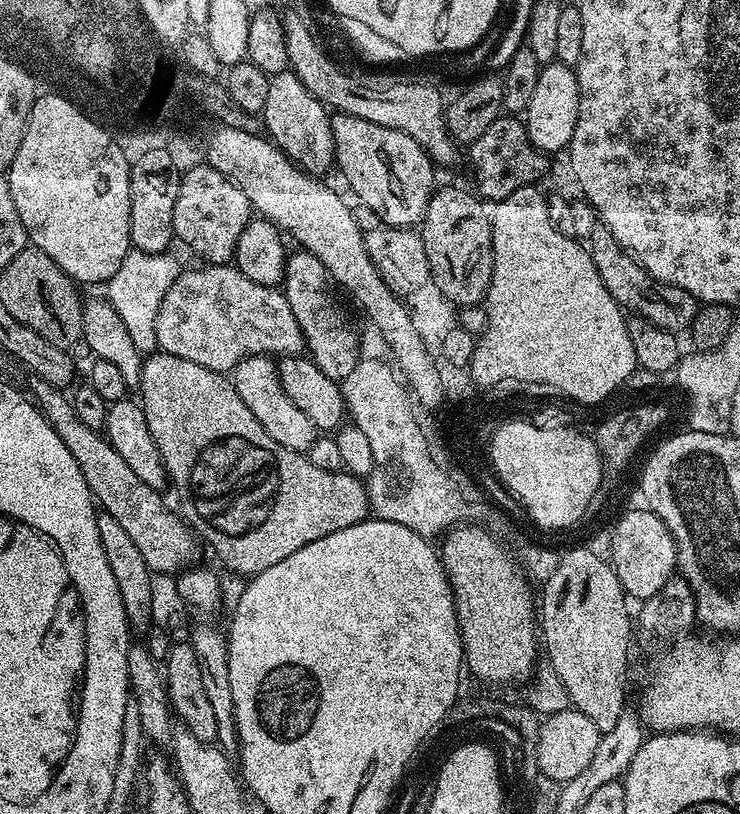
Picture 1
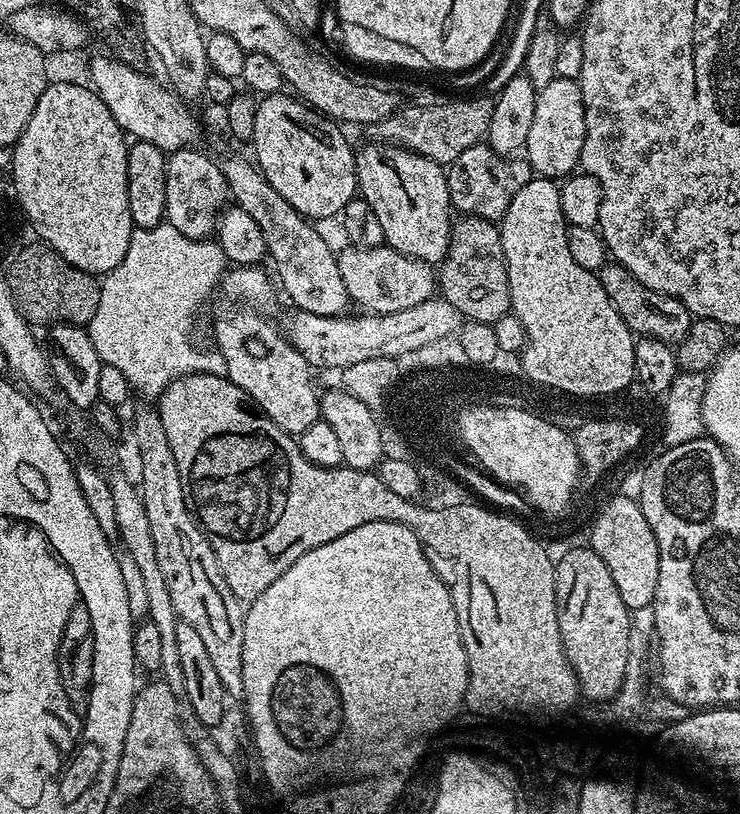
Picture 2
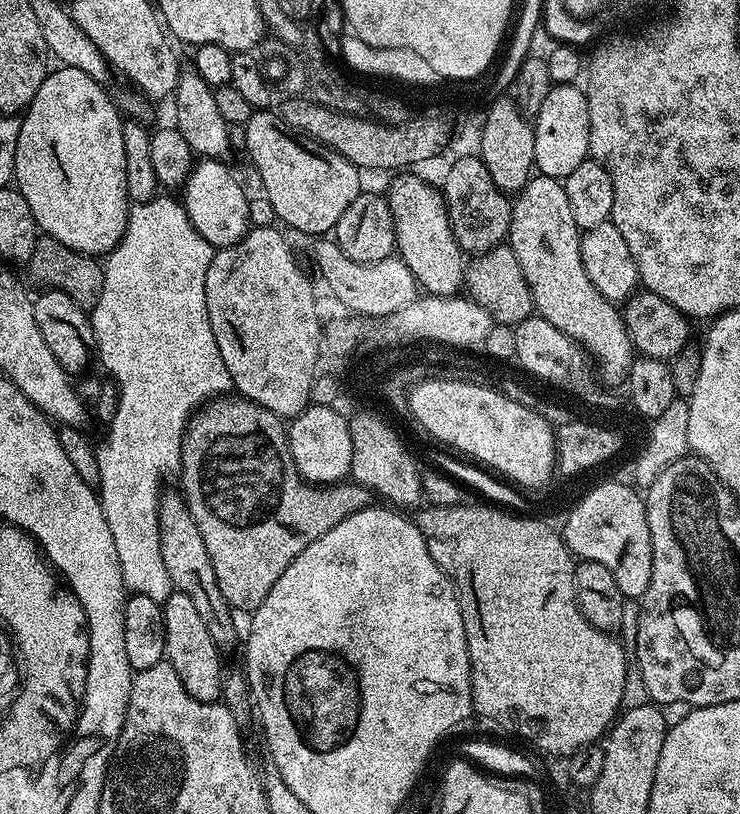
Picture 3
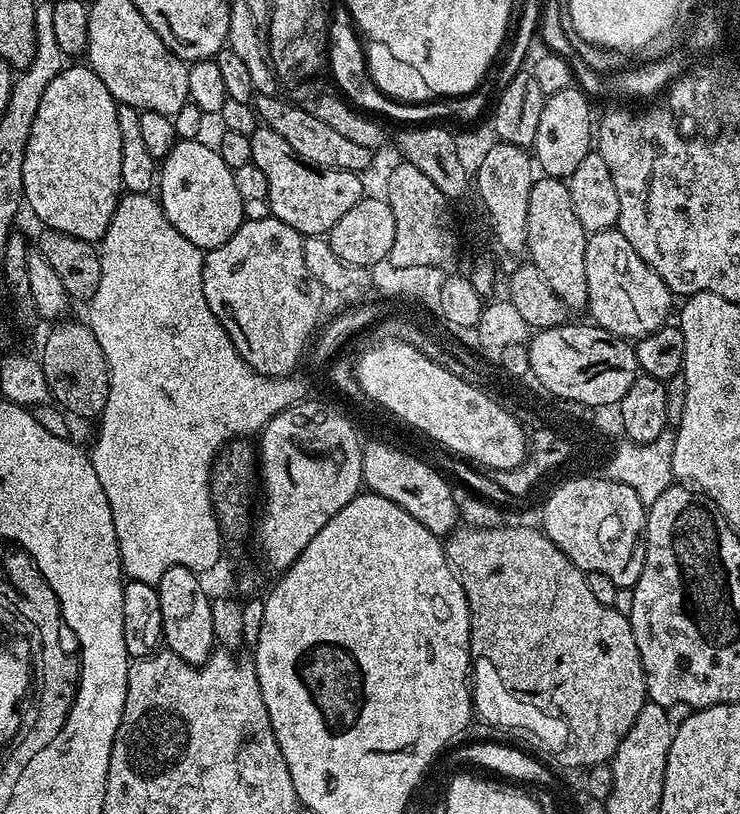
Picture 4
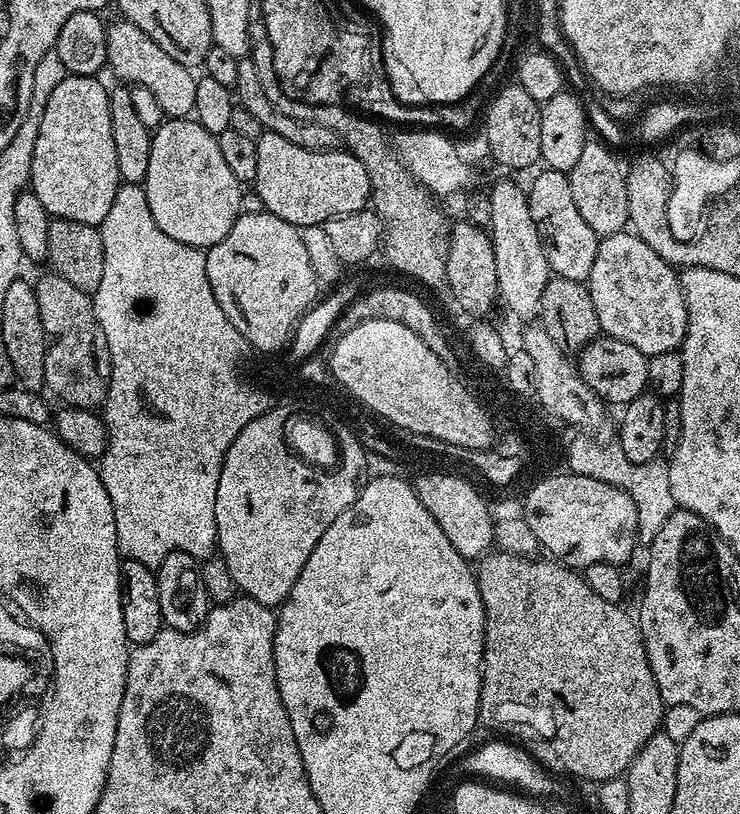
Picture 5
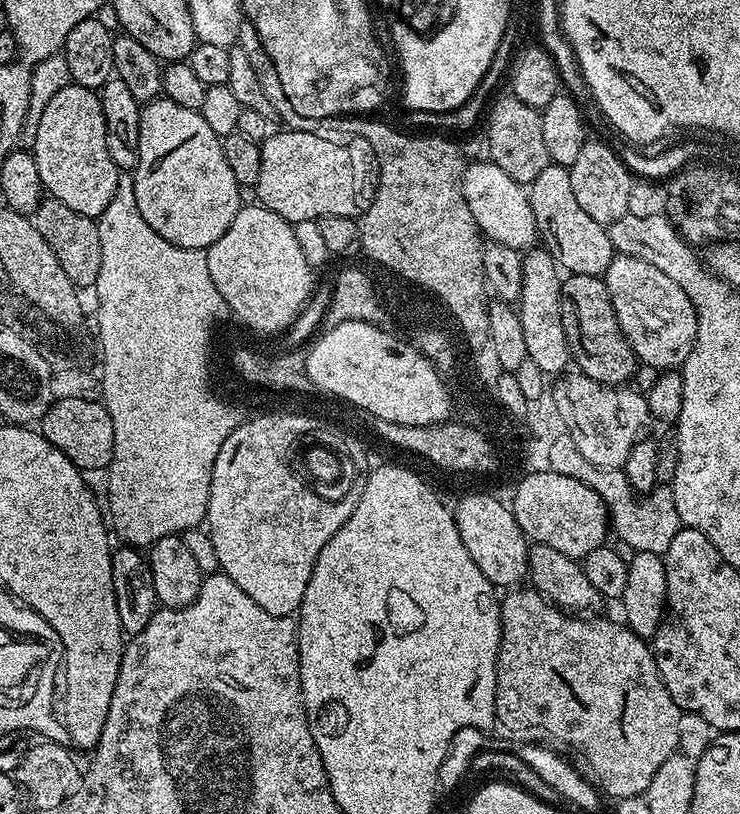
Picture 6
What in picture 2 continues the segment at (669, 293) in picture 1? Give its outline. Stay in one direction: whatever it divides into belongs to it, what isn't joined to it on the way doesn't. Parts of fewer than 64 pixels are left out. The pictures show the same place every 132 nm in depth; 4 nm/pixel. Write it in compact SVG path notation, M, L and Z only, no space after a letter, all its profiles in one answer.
M615 262L605 263L604 267L599 269L598 275L610 302L614 302L618 314L637 337L658 338L673 346L684 339L694 317L686 310L686 306L682 306L682 302L678 302L678 298L667 296L658 290L650 290L650 286L642 286L642 282L638 282L638 278L630 274L630 270Z

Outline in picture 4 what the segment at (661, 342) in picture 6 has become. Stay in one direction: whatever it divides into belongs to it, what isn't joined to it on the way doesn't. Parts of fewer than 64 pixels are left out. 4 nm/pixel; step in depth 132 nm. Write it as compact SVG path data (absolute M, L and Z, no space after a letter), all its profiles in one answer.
M618 230L593 232L586 242L586 290L588 291L587 315L597 328L604 328L616 336L623 336L635 342L642 336L654 334L669 323L668 311L672 308L674 294L662 282L660 275L636 253L634 246Z

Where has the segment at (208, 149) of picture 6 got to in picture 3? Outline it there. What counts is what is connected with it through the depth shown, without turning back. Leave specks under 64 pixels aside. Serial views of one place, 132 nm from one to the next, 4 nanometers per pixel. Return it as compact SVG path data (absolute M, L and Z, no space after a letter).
M220 158L197 159L182 185L182 203L194 230L216 250L234 246L250 231L248 196L224 163Z

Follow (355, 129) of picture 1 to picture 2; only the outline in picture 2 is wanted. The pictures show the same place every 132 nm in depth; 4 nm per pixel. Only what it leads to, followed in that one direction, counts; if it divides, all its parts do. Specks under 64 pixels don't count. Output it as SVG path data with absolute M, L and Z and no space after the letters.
M368 142L364 149L356 152L356 187L359 195L369 204L370 209L374 210L374 215L382 226L383 243L387 247L427 264L439 265L448 253L448 238L452 235L454 223L454 209L445 165L398 144Z

